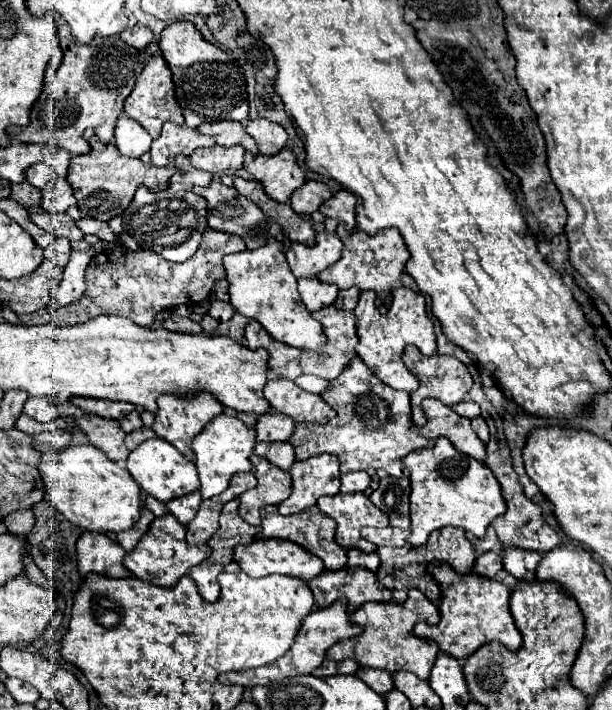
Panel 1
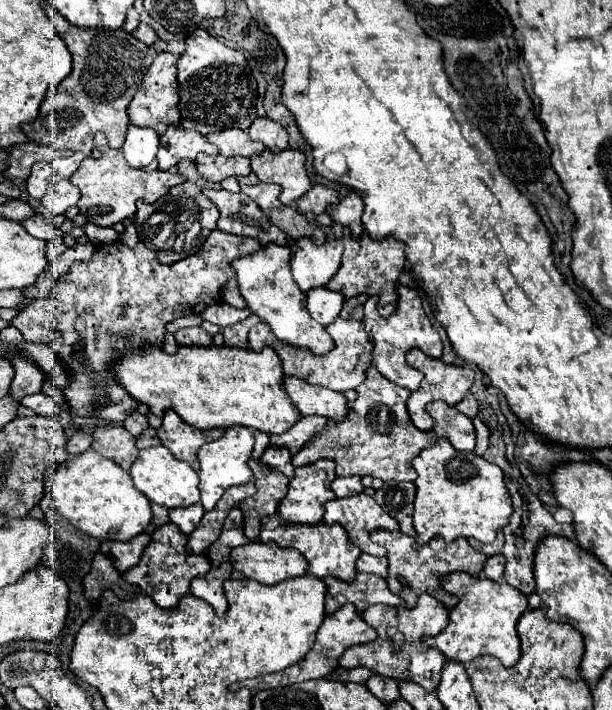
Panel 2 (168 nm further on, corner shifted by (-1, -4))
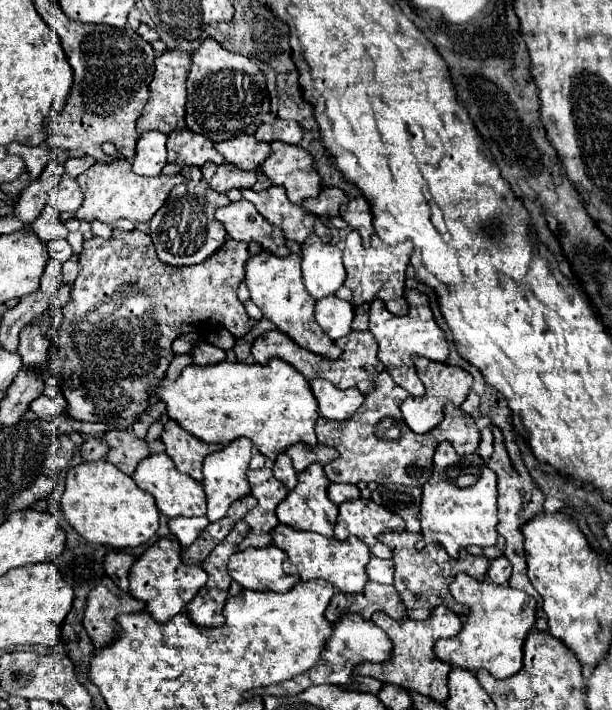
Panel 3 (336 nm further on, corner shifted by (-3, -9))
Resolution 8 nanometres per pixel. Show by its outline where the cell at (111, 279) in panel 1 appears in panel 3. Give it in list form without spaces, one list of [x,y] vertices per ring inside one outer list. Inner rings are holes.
[[[114,228],[112,230],[112,238],[110,240],[104,240],[104,238],[90,238],[84,242],[84,248],[82,248],[82,254],[78,256],[80,258],[80,264],[82,264],[82,272],[78,274],[78,278],[74,280],[74,288],[72,288],[72,294],[70,294],[70,300],[68,304],[64,306],[64,322],[62,326],[58,326],[58,330],[50,330],[50,344],[52,348],[56,346],[60,350],[60,374],[62,374],[62,390],[64,390],[64,396],[68,400],[68,414],[74,418],[74,420],[82,420],[82,422],[102,422],[102,424],[110,424],[110,426],[122,426],[122,428],[130,428],[138,416],[148,408],[148,398],[150,398],[150,392],[148,388],[156,388],[156,384],[164,378],[172,358],[174,358],[174,352],[172,352],[172,342],[174,338],[182,336],[182,334],[190,334],[190,332],[198,332],[198,334],[204,334],[204,332],[210,332],[210,330],[216,330],[216,328],[226,328],[234,338],[242,338],[244,334],[250,332],[250,328],[254,328],[258,322],[254,318],[250,318],[242,306],[242,302],[238,300],[236,296],[236,288],[238,284],[244,280],[246,276],[246,270],[244,270],[244,264],[262,252],[262,246],[258,246],[256,242],[234,242],[232,238],[228,238],[228,242],[224,242],[222,250],[218,250],[218,254],[212,254],[210,260],[202,262],[202,264],[194,264],[194,266],[188,266],[188,268],[174,268],[174,266],[166,266],[162,260],[158,260],[156,256],[156,250],[154,250],[154,244],[152,244],[152,238],[140,230],[118,230]]]

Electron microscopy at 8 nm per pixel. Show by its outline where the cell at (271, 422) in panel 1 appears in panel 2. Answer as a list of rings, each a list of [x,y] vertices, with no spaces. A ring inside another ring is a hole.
[[[302,417],[288,431],[280,435],[270,435],[270,443],[276,447],[286,447],[290,449],[292,455],[296,455],[304,447],[304,443],[312,439],[314,433],[324,429],[324,425],[326,425],[324,417]]]

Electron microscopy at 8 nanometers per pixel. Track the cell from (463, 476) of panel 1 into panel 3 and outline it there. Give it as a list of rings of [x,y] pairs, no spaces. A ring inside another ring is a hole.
[[[440,442],[434,454],[434,474],[422,488],[420,522],[424,540],[438,542],[446,552],[456,558],[458,550],[468,546],[494,546],[496,544],[496,474],[478,454],[458,456],[450,442]]]

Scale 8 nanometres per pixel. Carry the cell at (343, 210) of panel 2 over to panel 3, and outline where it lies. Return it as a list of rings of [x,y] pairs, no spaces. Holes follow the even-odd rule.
[[[364,196],[352,198],[346,204],[346,208],[342,210],[342,218],[346,220],[346,224],[350,224],[354,230],[358,230],[358,234],[362,234],[364,246],[370,246],[370,240],[372,240],[372,234],[374,234],[370,202]]]

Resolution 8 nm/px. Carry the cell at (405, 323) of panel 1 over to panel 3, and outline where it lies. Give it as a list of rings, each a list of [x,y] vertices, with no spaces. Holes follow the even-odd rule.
[[[410,288],[410,290],[406,290],[406,300],[410,304],[410,310],[406,316],[394,316],[386,310],[382,300],[374,300],[370,304],[370,332],[374,334],[374,338],[380,346],[378,358],[382,360],[382,364],[384,364],[386,372],[392,376],[392,380],[398,386],[402,386],[406,392],[410,392],[412,396],[422,396],[424,386],[412,364],[412,354],[424,356],[430,360],[438,360],[438,362],[446,362],[450,350],[448,350],[448,340],[446,340],[444,332],[440,330],[440,326],[434,320],[428,296],[416,288]]]

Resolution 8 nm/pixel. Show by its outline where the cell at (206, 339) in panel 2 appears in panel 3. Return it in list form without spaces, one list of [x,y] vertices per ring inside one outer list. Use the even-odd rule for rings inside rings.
[[[208,342],[198,344],[192,352],[192,362],[196,366],[212,366],[212,364],[218,364],[218,362],[224,362],[224,360],[226,360],[226,352],[218,346],[208,344]]]

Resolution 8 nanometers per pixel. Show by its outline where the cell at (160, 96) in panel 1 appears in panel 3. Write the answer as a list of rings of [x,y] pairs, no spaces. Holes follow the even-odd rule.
[[[166,50],[155,59],[154,80],[150,82],[150,100],[146,104],[146,110],[142,112],[142,120],[138,120],[138,132],[148,130],[160,130],[164,134],[170,134],[176,128],[186,126],[186,78],[190,70],[190,54],[182,50]]]

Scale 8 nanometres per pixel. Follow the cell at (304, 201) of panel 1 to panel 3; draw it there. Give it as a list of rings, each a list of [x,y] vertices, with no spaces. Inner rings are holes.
[[[322,188],[322,192],[316,198],[310,198],[306,202],[302,202],[302,206],[306,206],[306,210],[310,210],[312,214],[318,216],[340,216],[340,206],[348,202],[348,196],[344,190],[340,188]]]

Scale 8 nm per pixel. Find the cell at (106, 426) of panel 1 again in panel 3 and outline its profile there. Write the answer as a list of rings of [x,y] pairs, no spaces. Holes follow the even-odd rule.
[[[114,428],[114,430],[106,432],[104,438],[110,444],[110,454],[106,460],[112,462],[118,470],[122,470],[128,476],[132,476],[138,462],[150,454],[148,444],[142,438],[134,436],[130,430]]]

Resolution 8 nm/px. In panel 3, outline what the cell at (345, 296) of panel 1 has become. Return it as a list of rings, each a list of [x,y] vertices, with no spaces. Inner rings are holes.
[[[362,304],[356,308],[352,330],[368,330],[368,304]]]

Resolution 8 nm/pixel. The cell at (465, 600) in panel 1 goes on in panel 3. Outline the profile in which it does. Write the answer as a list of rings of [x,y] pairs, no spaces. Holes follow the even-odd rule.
[[[500,556],[490,562],[490,570],[488,570],[490,582],[474,580],[464,572],[456,574],[454,582],[450,584],[450,594],[454,596],[456,602],[466,604],[470,612],[458,636],[436,642],[434,652],[442,662],[448,662],[450,666],[458,666],[470,672],[484,668],[494,678],[500,678],[500,680],[514,676],[516,672],[522,670],[524,640],[528,632],[534,630],[534,624],[536,624],[536,600],[530,594],[508,586],[510,572],[512,572],[512,566],[508,558]]]

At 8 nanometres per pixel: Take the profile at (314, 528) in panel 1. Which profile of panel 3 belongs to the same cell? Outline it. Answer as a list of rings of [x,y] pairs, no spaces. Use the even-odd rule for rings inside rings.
[[[280,524],[272,532],[272,538],[274,538],[274,546],[284,550],[288,556],[290,568],[284,568],[284,570],[288,574],[298,574],[302,582],[322,578],[322,580],[328,580],[334,588],[338,588],[344,594],[358,594],[358,592],[362,592],[364,584],[368,582],[366,564],[370,562],[370,550],[360,538],[350,536],[348,540],[340,542],[336,538],[326,538],[322,534],[294,530],[284,524]]]

